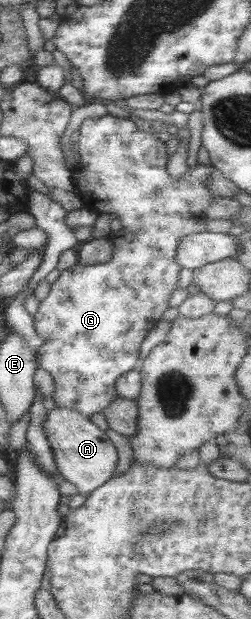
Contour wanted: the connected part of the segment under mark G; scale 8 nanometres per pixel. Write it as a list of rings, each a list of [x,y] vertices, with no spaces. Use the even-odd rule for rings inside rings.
[[[110,114],[100,117],[86,118],[79,127],[79,153],[80,162],[74,169],[74,179],[76,184],[76,194],[81,198],[86,208],[97,212],[98,214],[113,214],[119,222],[121,229],[117,233],[112,233],[106,237],[113,243],[111,258],[101,264],[87,265],[76,263],[75,266],[61,271],[60,276],[52,283],[50,292],[46,299],[43,299],[34,315],[34,327],[37,336],[43,338],[43,345],[37,352],[36,362],[38,368],[45,370],[53,377],[55,383],[53,398],[50,400],[51,407],[67,408],[79,412],[79,414],[89,419],[94,414],[103,413],[105,408],[109,407],[113,401],[118,398],[115,383],[123,374],[138,368],[140,345],[146,335],[154,328],[156,323],[162,320],[163,312],[167,310],[169,298],[175,289],[179,287],[179,271],[182,269],[175,260],[177,247],[180,245],[184,236],[197,234],[207,231],[208,219],[204,214],[205,209],[213,202],[214,194],[207,188],[208,178],[212,175],[214,167],[212,165],[195,164],[193,168],[188,168],[179,178],[173,178],[166,169],[168,161],[166,144],[155,137],[154,133],[144,132],[135,126],[131,119],[125,117],[115,117]]]

